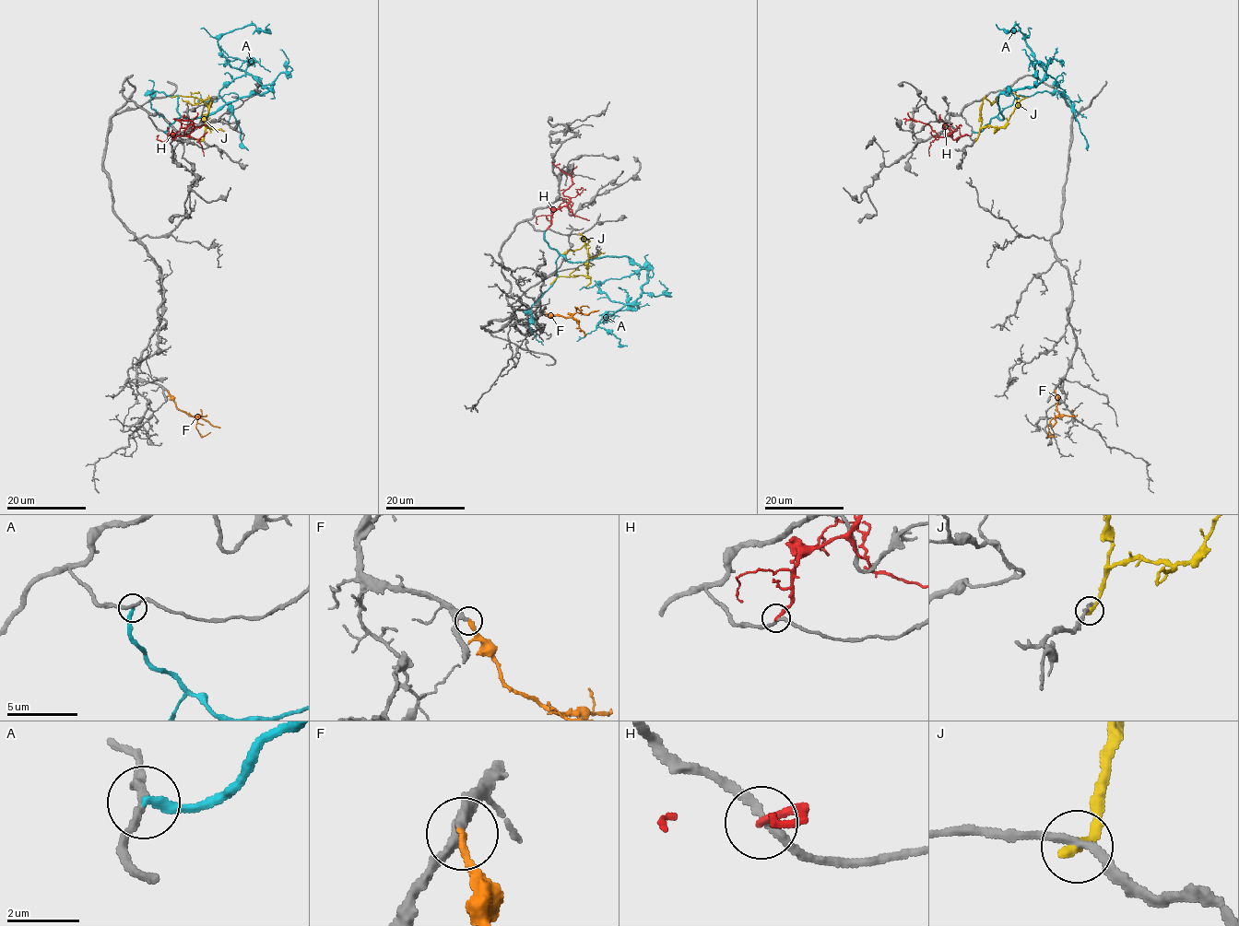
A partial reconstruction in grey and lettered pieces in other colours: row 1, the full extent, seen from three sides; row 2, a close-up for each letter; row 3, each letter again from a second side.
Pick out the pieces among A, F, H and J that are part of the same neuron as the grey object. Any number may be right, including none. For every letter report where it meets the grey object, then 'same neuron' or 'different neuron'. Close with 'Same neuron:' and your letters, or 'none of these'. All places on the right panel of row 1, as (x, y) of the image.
A: contact (973, 132); different neuron
F: contact (1055, 391); same neuron
H: contact (970, 135); different neuron
J: contact (975, 140); different neuron
Same neuron: F

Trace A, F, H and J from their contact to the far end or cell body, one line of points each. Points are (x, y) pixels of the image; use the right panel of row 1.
A: (972, 132), (1004, 118), (997, 96), (1034, 87), (1045, 76), (1017, 25), (1008, 30), (996, 24)
F: (1055, 391), (1058, 416), (1048, 425), (1051, 435), (1047, 435), (1049, 432)
H: (970, 135), (954, 139), (950, 135), (940, 136), (925, 123), (902, 119)
J: (975, 141), (983, 128), (1003, 126), (1016, 107), (1018, 96), (1025, 97)

